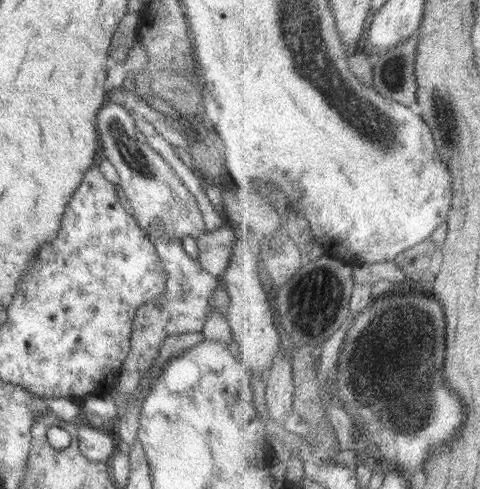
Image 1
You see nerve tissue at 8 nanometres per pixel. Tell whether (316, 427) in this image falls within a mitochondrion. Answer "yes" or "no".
no

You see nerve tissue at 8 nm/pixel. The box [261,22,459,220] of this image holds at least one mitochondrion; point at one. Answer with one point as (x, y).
(440, 109)

